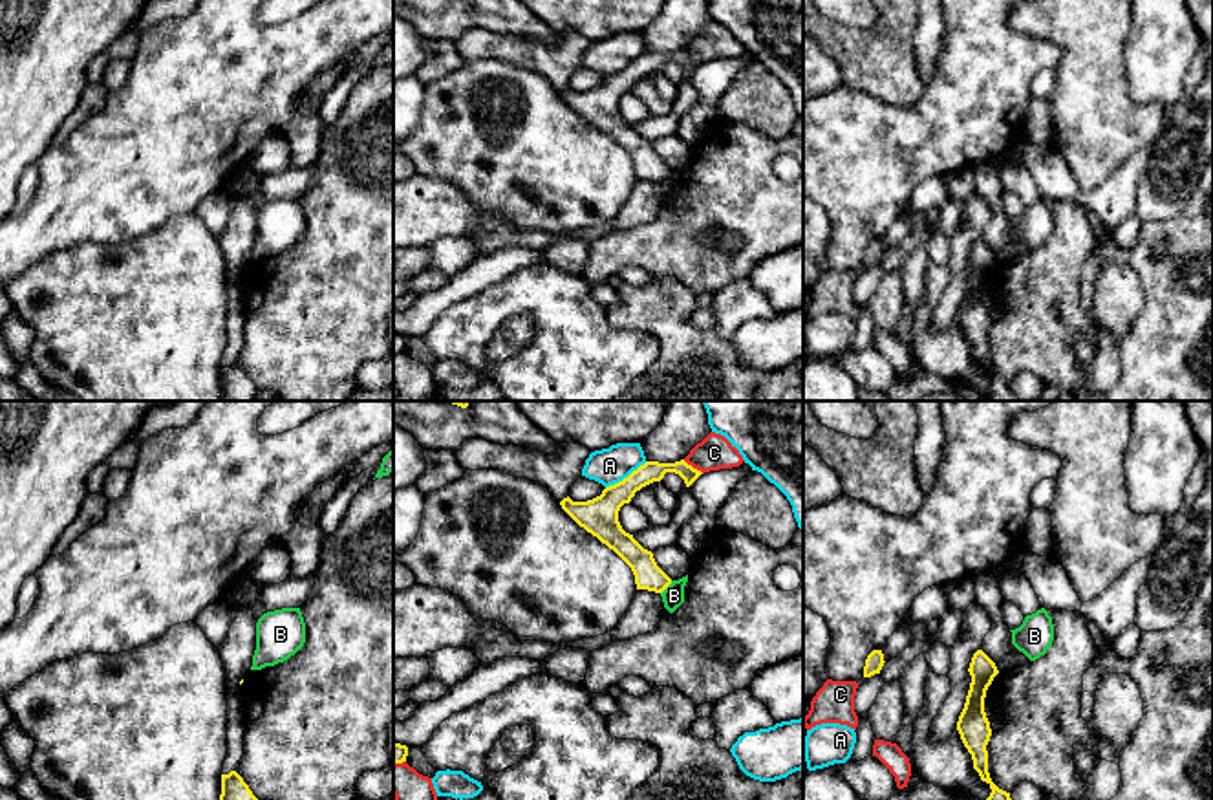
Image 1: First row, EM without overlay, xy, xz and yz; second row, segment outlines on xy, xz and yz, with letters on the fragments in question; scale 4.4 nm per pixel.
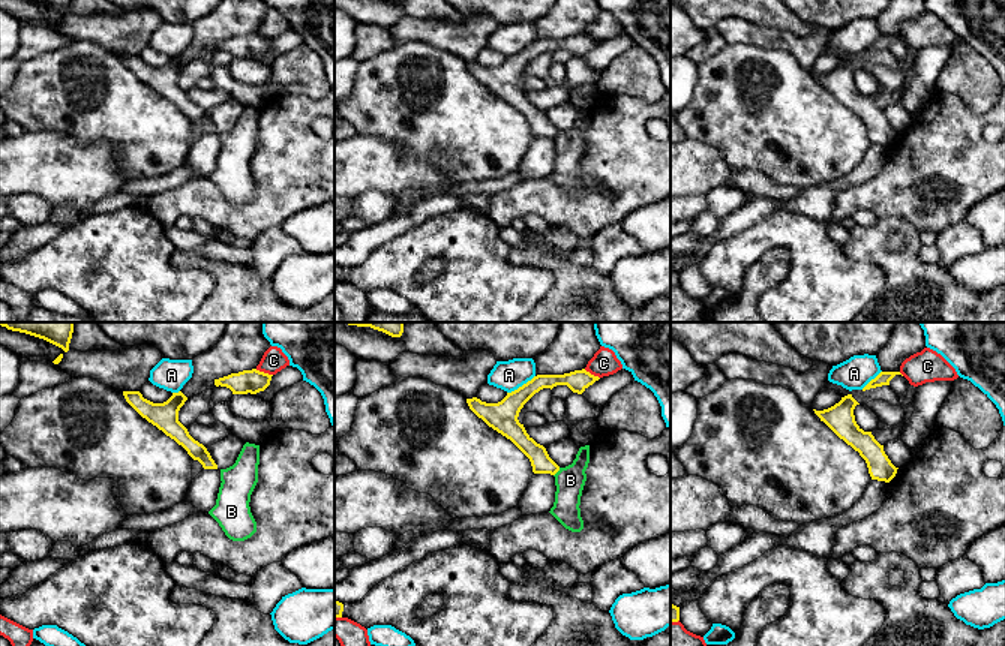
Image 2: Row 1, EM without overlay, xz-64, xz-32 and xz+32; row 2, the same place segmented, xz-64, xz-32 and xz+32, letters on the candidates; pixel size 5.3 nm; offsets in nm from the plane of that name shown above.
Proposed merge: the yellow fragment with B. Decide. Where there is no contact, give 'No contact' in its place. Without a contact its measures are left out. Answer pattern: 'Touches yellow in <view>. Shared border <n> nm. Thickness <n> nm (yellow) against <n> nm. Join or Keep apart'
Touches yellow in xz. Shared border 80 nm. Thickness 120 nm (yellow) against 100 nm. Keep apart

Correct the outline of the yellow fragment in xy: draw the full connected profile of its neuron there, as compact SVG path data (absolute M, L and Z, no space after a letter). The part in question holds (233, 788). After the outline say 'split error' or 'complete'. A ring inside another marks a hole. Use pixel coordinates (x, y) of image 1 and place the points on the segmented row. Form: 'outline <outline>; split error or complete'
outline M231 771L229 774L221 774L221 795L220 800L258 800L243 778Z; complete

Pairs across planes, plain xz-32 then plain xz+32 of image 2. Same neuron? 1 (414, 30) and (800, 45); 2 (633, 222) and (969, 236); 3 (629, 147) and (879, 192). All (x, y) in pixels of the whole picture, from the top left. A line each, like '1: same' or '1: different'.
1: same
2: different
3: same

